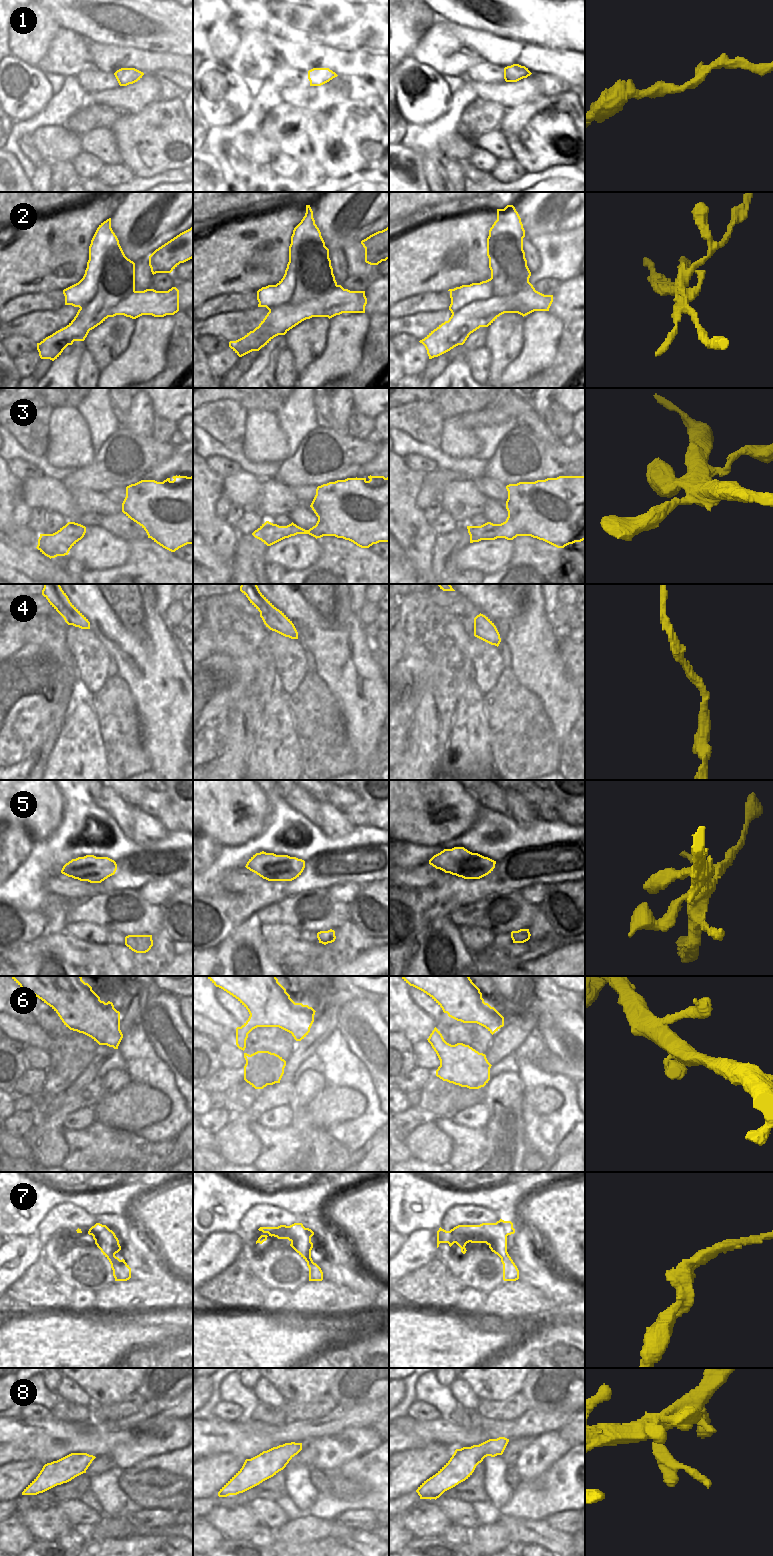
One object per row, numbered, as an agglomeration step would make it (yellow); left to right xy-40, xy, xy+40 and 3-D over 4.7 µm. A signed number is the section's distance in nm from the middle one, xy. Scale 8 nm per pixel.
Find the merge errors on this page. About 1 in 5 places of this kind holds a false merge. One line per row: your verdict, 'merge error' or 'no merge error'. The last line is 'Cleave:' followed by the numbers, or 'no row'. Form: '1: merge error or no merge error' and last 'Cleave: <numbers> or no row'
1: no merge error
2: merge error
3: no merge error
4: no merge error
5: no merge error
6: no merge error
7: no merge error
8: no merge error
Cleave: 2

